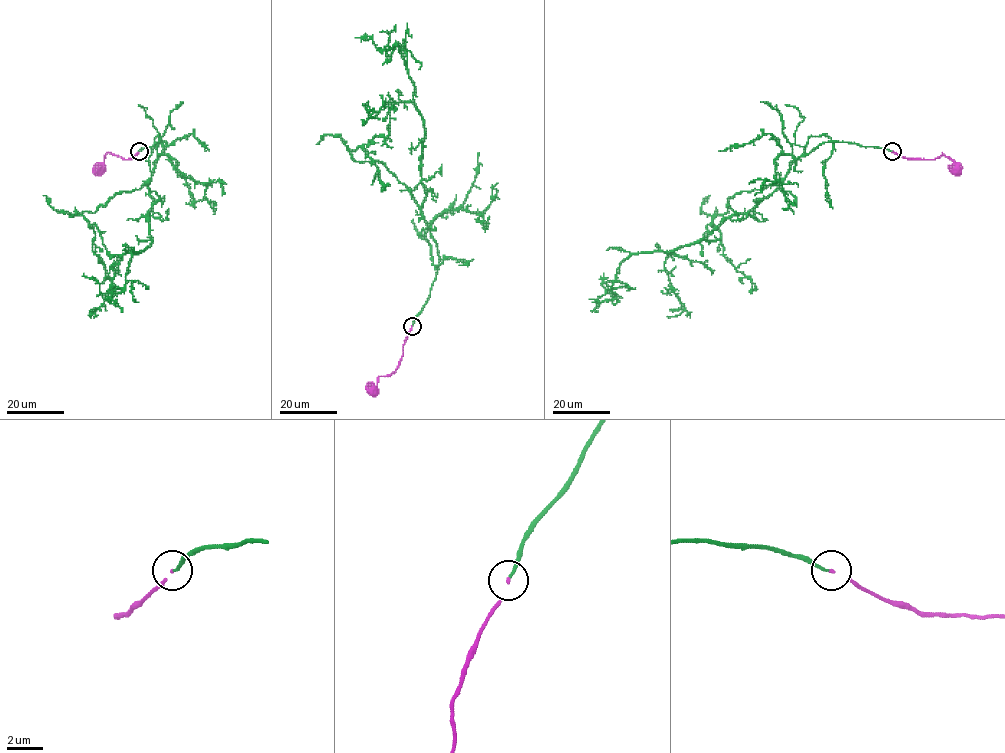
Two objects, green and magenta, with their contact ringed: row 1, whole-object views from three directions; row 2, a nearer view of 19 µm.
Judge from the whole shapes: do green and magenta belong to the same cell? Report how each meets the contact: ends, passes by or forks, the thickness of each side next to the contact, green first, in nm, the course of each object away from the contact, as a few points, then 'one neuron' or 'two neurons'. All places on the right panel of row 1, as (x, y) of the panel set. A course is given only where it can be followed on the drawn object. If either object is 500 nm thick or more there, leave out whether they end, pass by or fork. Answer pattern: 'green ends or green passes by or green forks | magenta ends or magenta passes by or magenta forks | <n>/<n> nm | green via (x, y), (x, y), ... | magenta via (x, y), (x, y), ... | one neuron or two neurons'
green ends | magenta ends | 150/110 nm | green via (892, 151), (821, 143), (751, 210), (689, 245), (628, 255), (615, 296), (603, 273) | magenta via (892, 151), (906, 158), (921, 159), (933, 159), (942, 152), (958, 168) | one neuron

